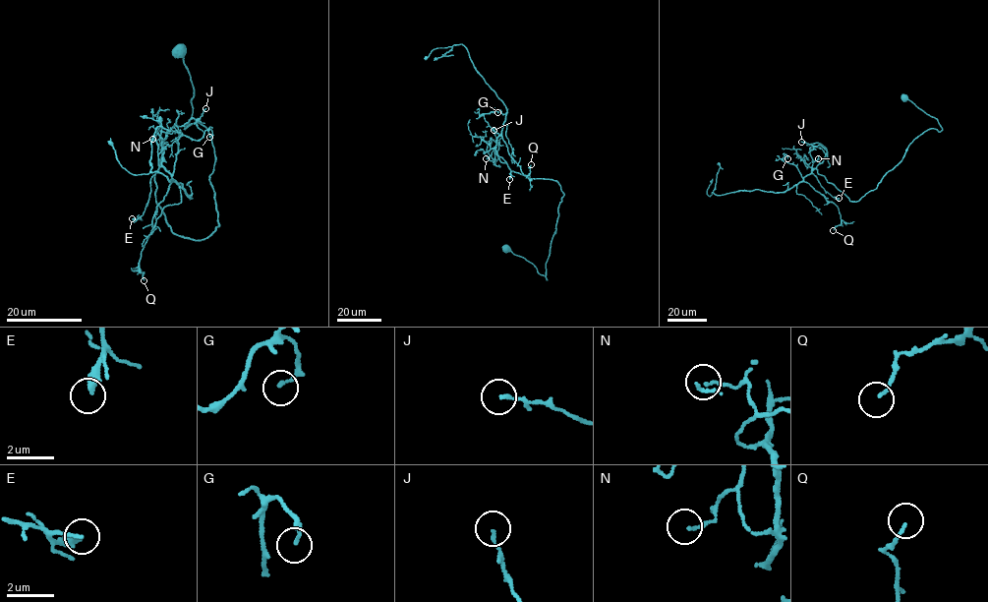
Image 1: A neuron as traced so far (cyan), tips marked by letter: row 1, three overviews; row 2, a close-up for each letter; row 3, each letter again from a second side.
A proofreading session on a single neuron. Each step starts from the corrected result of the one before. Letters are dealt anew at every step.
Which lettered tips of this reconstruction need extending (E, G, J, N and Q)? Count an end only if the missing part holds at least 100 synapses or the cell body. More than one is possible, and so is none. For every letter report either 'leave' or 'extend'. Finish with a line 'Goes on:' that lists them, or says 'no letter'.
E: leave
G: leave
J: leave
N: leave
Q: leave
Goes on: no letter

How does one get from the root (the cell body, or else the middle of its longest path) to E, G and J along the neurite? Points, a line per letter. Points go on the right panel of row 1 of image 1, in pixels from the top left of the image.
E: (903, 97), (942, 130), (918, 136), (858, 201), (812, 170), (839, 198)
G: (903, 97), (942, 130), (918, 136), (858, 201), (815, 168), (802, 177), (787, 158)
J: (903, 97), (942, 130), (918, 136), (858, 201), (817, 173), (826, 150), (801, 142)

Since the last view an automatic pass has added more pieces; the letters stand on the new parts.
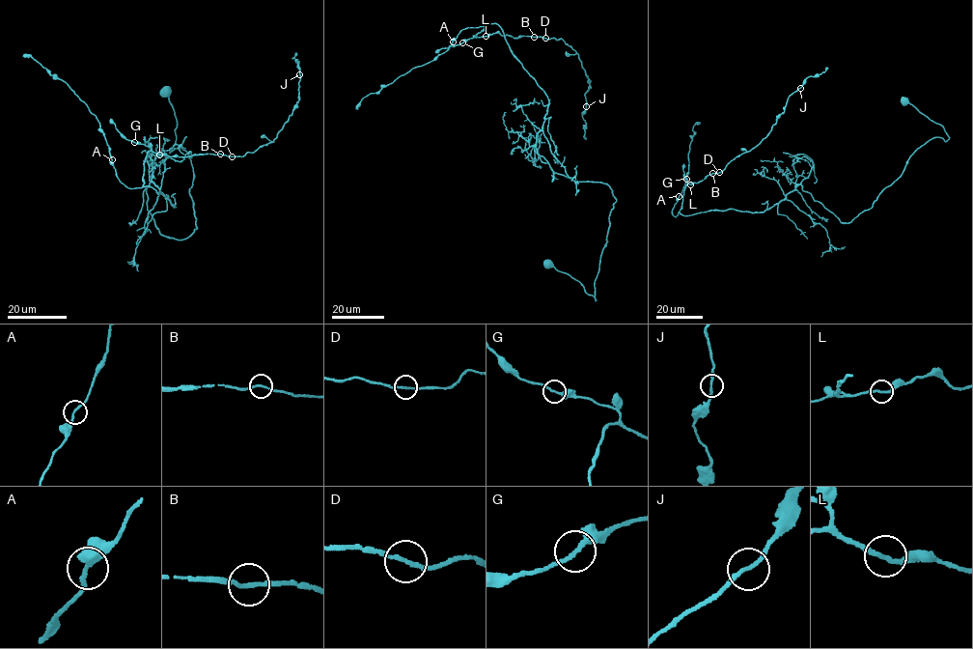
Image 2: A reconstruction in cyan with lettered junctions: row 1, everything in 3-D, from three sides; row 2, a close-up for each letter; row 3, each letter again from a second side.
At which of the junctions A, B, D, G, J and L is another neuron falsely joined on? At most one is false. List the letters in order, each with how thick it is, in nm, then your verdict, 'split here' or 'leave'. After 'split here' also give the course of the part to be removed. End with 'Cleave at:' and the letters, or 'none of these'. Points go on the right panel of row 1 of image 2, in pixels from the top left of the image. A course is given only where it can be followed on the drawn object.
A: 170 nm | leave
B: 170 nm | leave
D: 160 nm | leave
G: 200 nm | leave
J: 190 nm | leave
L: 200 nm | leave
Cleave at: none of these

